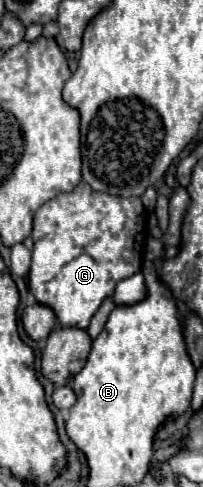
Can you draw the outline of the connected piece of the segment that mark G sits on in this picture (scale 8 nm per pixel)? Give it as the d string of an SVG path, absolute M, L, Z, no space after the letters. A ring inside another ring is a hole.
M80 182L72 192L64 192L48 200L36 212L28 286L40 304L46 304L56 312L62 326L88 328L90 318L102 300L114 294L116 284L142 268L142 254L138 244L144 242L144 214L146 210L142 198L112 198L112 194L96 194L96 190L92 190L86 182Z

